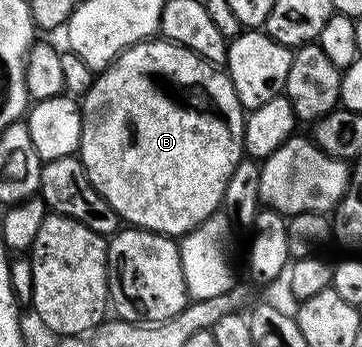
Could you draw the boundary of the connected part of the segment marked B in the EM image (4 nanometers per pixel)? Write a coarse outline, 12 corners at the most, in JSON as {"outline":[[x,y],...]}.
{"outline":[[139,41],[93,80],[78,156],[121,222],[221,208],[246,110],[223,68]]}

